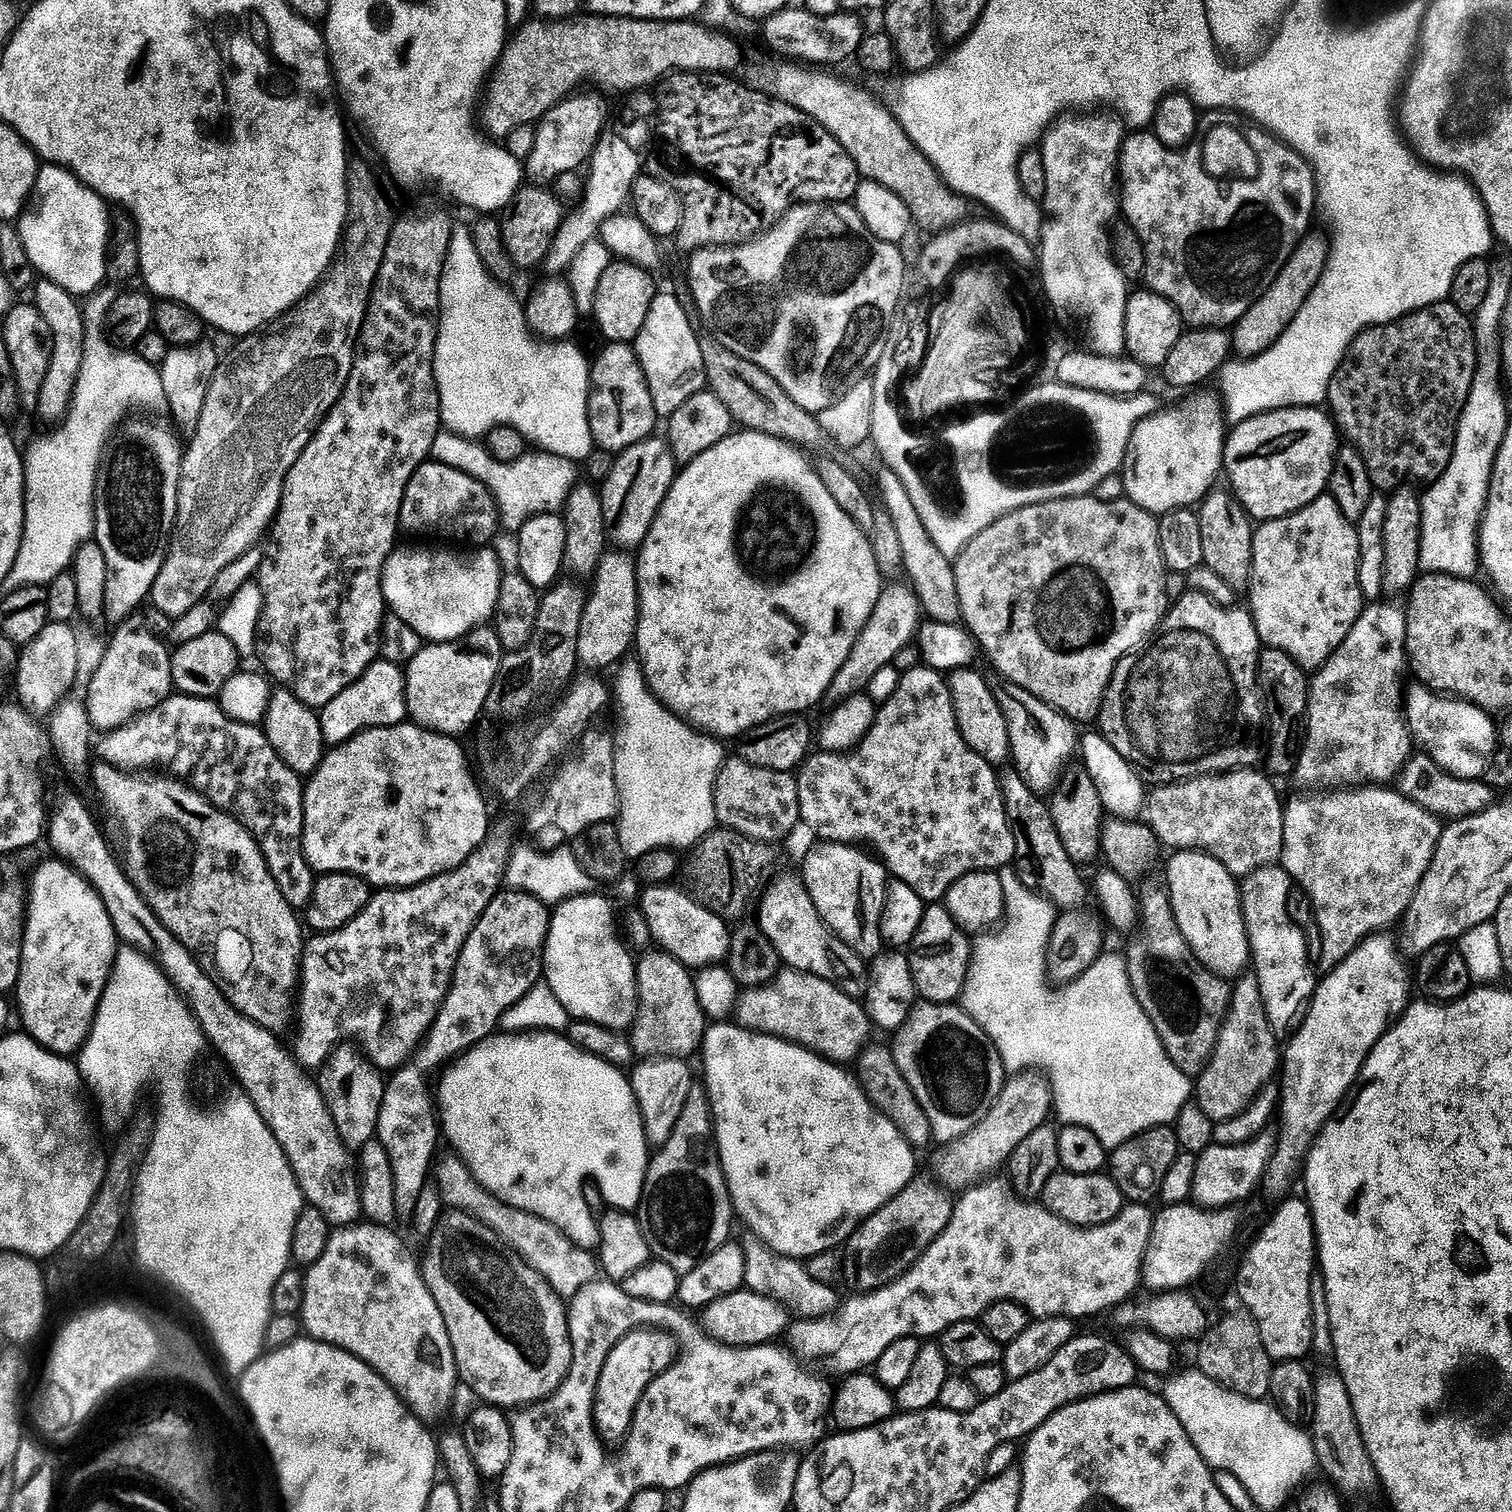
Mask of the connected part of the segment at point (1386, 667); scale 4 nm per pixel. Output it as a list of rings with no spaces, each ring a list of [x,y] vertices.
[[[1372,602],[1361,612],[1356,625],[1350,630],[1350,634],[1346,634],[1346,638],[1342,642],[1342,646],[1338,646],[1338,650],[1328,661],[1311,677],[1310,687],[1308,690],[1308,710],[1306,713],[1306,725],[1308,729],[1304,732],[1304,740],[1302,736],[1302,747],[1298,752],[1296,761],[1296,770],[1294,773],[1294,781],[1302,790],[1352,790],[1360,786],[1388,786],[1393,783],[1404,771],[1408,761],[1414,756],[1414,741],[1412,733],[1408,730],[1408,722],[1405,713],[1396,705],[1396,683],[1400,680],[1400,675],[1406,672],[1406,622],[1408,617],[1403,607],[1395,608],[1396,604],[1392,602]]]

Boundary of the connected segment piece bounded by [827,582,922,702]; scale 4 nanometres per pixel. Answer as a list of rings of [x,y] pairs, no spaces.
[[[896,582],[885,587],[881,591],[878,602],[874,606],[862,634],[858,634],[846,662],[842,662],[842,670],[838,670],[838,674],[834,674],[834,682],[830,682],[828,687],[827,699],[839,702],[849,700],[851,696],[861,695],[866,689],[864,687],[884,667],[887,669],[891,665],[895,655],[913,643],[921,623],[920,599],[911,587],[904,582]]]

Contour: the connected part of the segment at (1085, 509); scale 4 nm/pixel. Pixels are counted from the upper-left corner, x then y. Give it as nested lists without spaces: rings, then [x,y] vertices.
[[[1095,494],[1026,506],[1024,509],[1016,509],[997,517],[993,524],[988,525],[986,530],[982,530],[977,537],[974,537],[954,560],[954,578],[958,582],[958,602],[963,627],[979,647],[980,644],[984,647],[989,662],[996,667],[993,669],[1005,680],[1022,686],[1022,690],[1034,694],[1034,698],[1048,704],[1054,711],[1062,713],[1075,723],[1082,724],[1091,716],[1092,719],[1097,717],[1100,704],[1104,700],[1104,691],[1112,681],[1118,662],[1143,649],[1153,639],[1161,620],[1166,615],[1164,596],[1166,565],[1162,554],[1162,543],[1159,542],[1159,524],[1157,517],[1142,510],[1142,506],[1138,506],[1130,499],[1098,502]]]

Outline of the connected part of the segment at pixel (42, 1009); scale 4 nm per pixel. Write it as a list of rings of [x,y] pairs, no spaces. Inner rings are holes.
[[[51,858],[30,879],[28,894],[28,925],[24,931],[21,976],[14,991],[16,1004],[20,1007],[23,1031],[43,1046],[46,1051],[59,1056],[75,1057],[83,1049],[102,994],[112,977],[112,967],[118,951],[118,937],[106,914],[102,898],[94,886],[76,869],[59,858]]]

